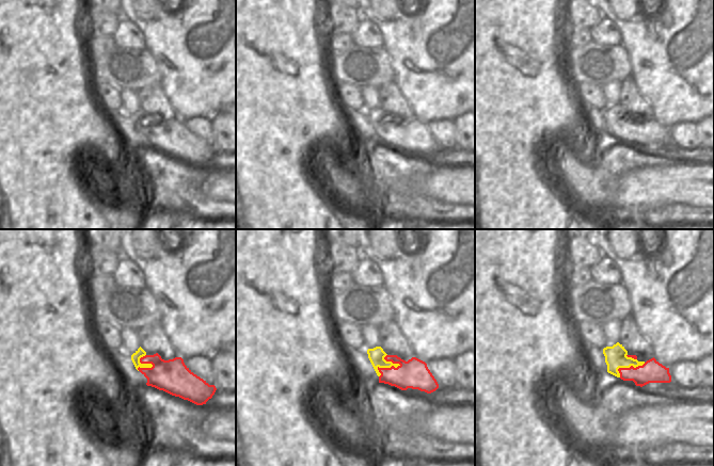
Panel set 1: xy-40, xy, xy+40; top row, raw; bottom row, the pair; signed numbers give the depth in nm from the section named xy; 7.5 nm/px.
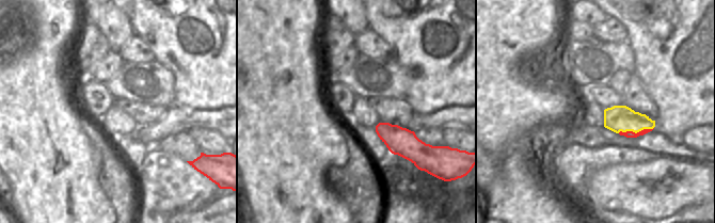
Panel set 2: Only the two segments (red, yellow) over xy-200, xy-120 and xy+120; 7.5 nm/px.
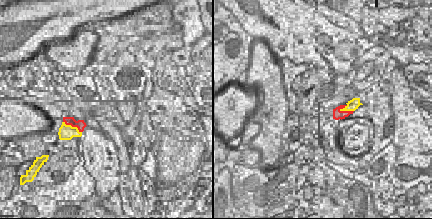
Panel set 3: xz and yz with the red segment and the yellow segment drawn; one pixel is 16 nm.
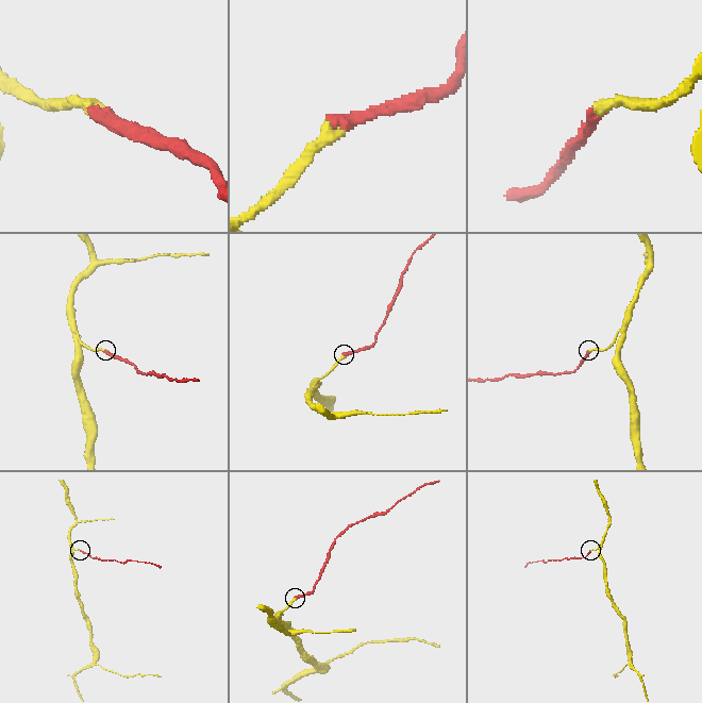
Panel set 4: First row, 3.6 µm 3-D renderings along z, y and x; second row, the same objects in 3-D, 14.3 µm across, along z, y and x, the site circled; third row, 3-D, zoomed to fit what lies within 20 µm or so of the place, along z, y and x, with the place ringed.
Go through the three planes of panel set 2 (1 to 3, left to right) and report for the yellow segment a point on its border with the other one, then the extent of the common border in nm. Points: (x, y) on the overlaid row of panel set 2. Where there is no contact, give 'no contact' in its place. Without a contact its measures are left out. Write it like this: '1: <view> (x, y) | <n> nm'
1: no contact
2: no contact
3: xy+120 (634, 132) | 280 nm

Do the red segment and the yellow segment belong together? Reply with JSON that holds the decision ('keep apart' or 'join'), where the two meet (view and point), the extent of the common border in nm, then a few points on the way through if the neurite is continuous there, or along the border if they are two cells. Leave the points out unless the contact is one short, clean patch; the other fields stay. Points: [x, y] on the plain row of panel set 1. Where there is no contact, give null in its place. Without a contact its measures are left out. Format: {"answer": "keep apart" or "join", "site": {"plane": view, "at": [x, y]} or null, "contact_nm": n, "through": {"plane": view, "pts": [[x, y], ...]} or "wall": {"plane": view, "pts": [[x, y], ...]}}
{"answer": "join", "site": {"plane": "xy", "at": [385, 129]}, "contact_nm": 190, "through": {"plane": "xy", "pts": [[414, 134], [399, 134], [385, 129], [376, 116]]}}

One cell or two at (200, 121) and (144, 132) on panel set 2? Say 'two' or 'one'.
one

